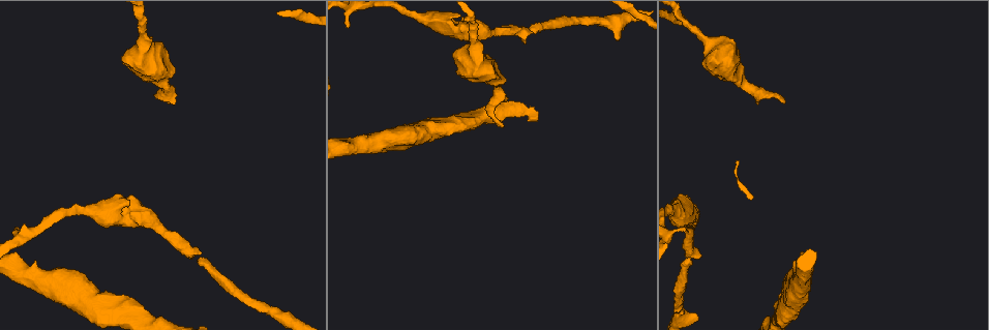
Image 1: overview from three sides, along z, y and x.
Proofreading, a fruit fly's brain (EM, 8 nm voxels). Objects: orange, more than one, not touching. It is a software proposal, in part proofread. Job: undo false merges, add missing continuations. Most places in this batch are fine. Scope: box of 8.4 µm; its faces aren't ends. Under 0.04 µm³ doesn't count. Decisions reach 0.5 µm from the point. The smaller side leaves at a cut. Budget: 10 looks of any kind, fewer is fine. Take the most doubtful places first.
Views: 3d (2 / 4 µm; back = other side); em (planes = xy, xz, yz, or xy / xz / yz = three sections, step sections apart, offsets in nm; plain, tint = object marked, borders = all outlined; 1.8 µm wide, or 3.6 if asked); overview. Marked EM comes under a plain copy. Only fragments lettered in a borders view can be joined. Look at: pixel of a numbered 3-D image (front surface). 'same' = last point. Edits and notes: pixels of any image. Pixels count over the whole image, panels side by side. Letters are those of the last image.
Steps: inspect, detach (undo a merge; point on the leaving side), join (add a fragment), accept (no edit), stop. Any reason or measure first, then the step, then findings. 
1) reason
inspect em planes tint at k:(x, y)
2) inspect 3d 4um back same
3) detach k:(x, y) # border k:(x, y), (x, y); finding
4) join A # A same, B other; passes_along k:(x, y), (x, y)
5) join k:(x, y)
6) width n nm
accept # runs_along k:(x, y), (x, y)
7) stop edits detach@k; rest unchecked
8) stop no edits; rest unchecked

branch stops here
inspect em planes borders at 1:(784, 101)

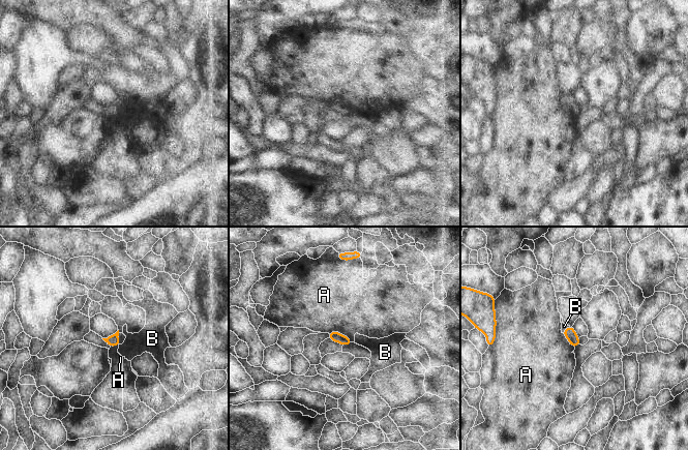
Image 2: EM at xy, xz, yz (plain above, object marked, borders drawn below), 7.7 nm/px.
accept # A other, B other; border 2:(328, 332), (338, 331), (352, 341); none of them fits

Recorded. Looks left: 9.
an open end
inspect 3d 2um at 1:(17, 229)

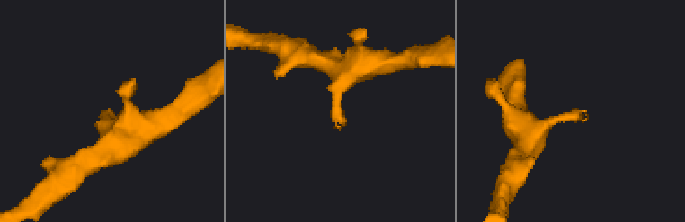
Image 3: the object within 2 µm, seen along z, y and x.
shape alone is not enough
inspect em yz step 8 tint at 3:(106, 119)

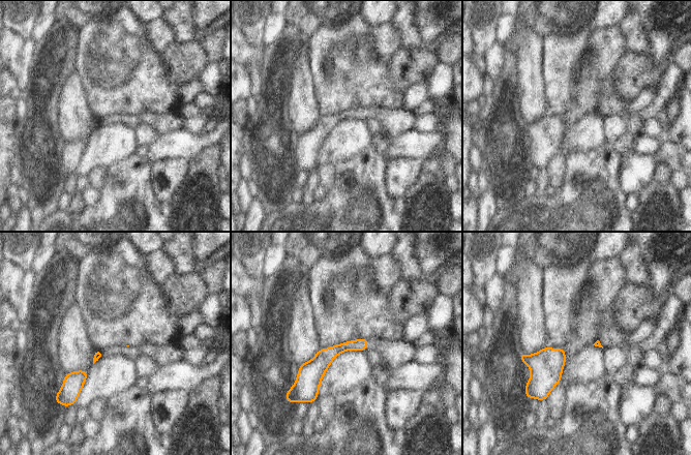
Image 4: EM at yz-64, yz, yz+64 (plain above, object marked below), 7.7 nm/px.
another direction
inspect em planes borders same

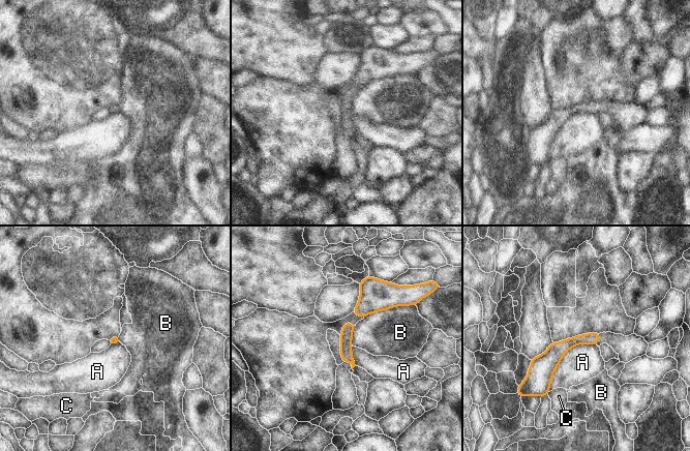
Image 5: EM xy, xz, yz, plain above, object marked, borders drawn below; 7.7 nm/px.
accept # A other, B other, C other; runs_along 5:(596, 334), (564, 346), (531, 381); no lettered fragment goes on from it

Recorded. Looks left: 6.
sudden change in width
inspect em planes tint at 1:(471, 39)

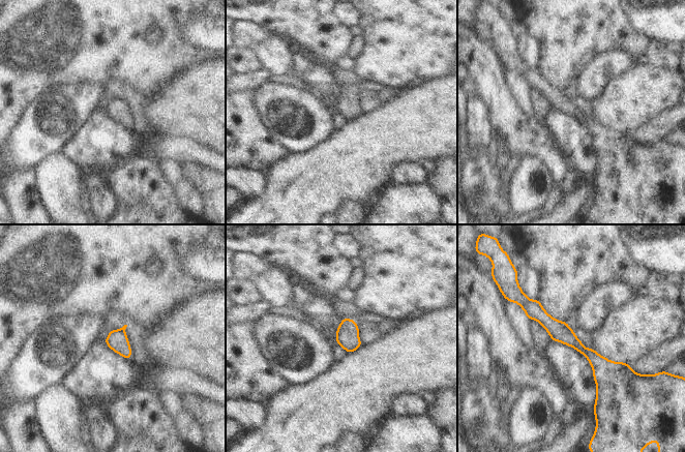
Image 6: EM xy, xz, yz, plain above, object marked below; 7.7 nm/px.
what lies round it
inspect em planes borders same

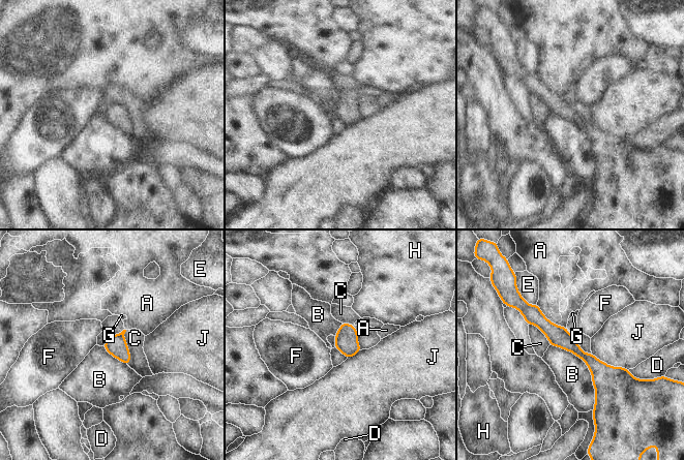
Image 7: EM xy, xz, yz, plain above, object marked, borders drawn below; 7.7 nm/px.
width 160 nm
accept # A other, B other, C other, D other, E other, F other, G other, H other, J other; runs_along 7:(525, 306), (607, 377), (625, 377); continuous, no second cell

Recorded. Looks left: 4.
calibre changes
inspect 3d 2um at 1:(156, 223)

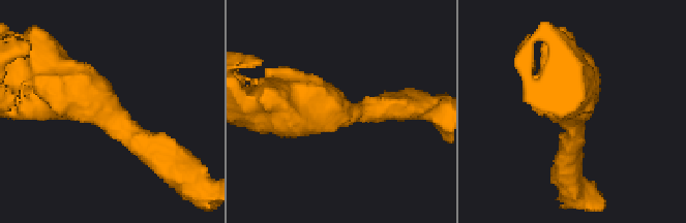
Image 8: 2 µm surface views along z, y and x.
shape alone is not enough
inspect em 3.6um planes borders at 8:(106, 111)

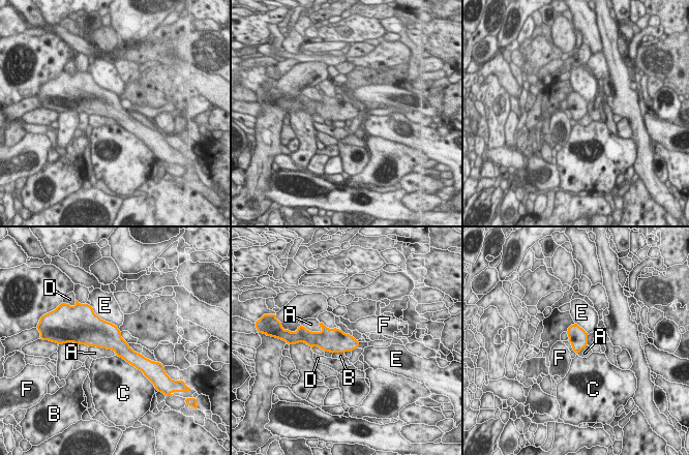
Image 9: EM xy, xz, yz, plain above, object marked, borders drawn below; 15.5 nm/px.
accept # A other, B other, C other, D other, E other, F other; border 9:(89, 345), (111, 349), (116, 355); continuous, no second cell

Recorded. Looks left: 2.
stop no edits; rest unchecked

